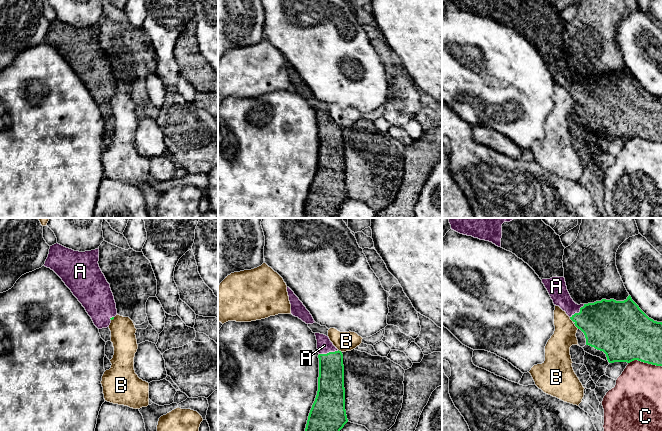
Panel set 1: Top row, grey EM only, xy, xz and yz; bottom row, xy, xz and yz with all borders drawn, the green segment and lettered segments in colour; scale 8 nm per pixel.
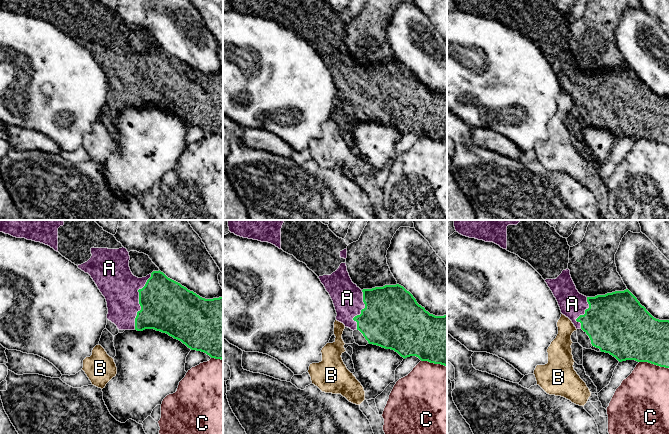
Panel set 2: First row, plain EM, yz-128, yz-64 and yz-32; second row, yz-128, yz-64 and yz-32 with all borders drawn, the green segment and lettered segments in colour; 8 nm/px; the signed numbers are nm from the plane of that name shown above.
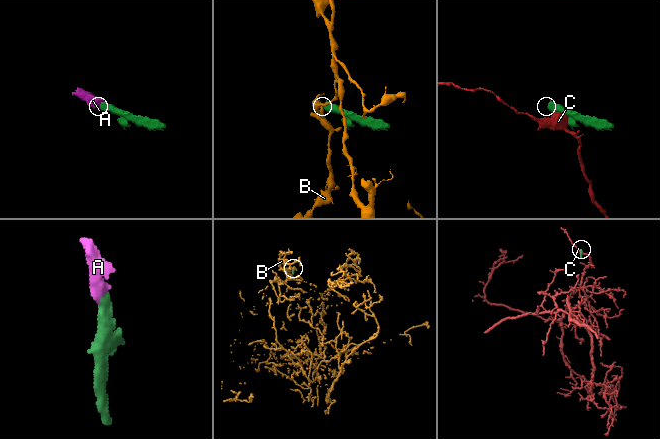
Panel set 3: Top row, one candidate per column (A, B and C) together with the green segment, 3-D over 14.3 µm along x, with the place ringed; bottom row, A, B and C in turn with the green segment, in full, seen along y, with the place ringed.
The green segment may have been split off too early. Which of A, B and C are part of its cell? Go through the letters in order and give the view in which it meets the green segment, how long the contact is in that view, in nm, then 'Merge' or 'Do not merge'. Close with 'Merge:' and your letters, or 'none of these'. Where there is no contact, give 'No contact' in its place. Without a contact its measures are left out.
A: Touches green in xz. Shared border 160 nm. Merge
B: Touches green in yz. Shared border 60 nm. Do not merge
C: Touches green in yz. Shared border 280 nm. Do not merge
Merge: A

